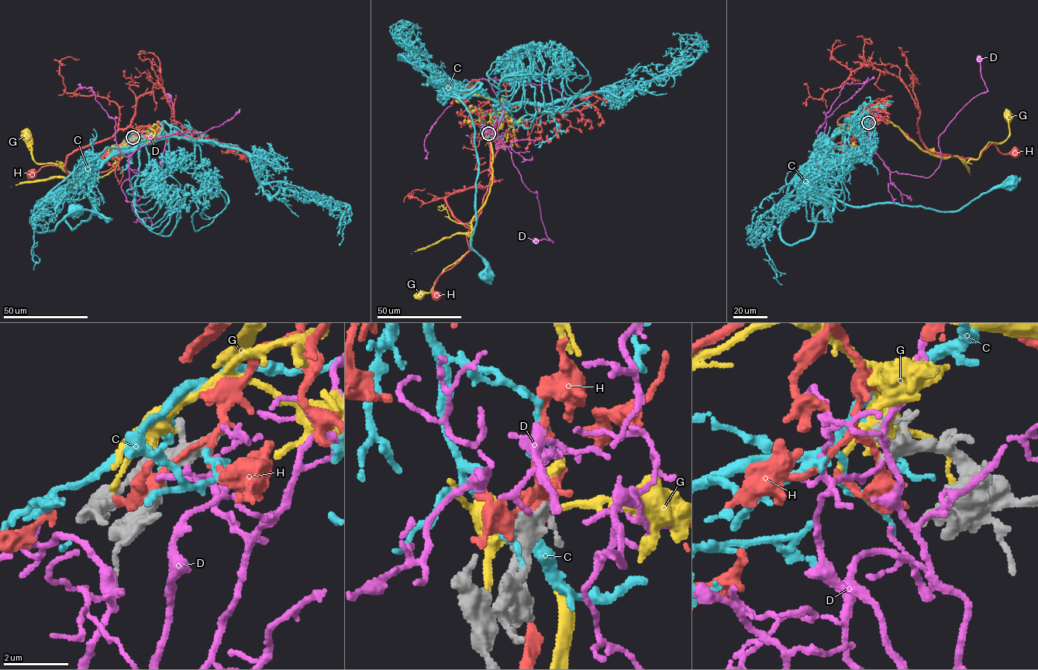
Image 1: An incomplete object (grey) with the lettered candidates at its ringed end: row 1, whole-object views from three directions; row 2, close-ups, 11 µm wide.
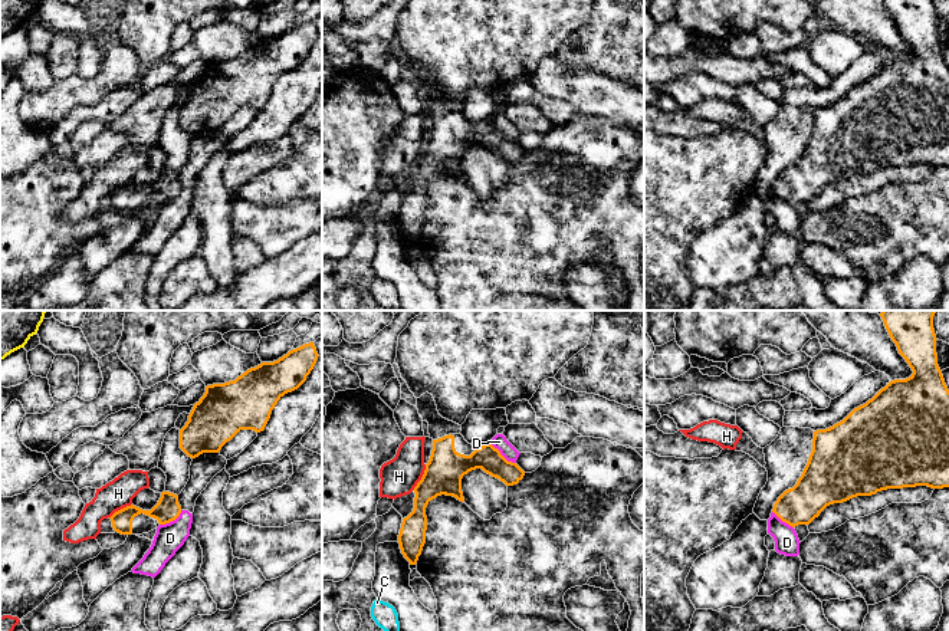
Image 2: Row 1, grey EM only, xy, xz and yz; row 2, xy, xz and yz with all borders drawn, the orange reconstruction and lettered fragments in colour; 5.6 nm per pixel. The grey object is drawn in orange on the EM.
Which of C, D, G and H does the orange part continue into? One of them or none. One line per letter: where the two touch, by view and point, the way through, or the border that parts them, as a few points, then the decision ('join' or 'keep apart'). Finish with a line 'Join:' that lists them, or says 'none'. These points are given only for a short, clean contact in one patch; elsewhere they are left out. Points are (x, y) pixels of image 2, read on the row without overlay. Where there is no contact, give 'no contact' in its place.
C: no contact | keep apart
D: xz (501, 132) | along xz (489, 121), (515, 141) | keep apart
G: no contact | keep apart
H: xz (422, 155) | along xz (426, 143), (422, 157), (413, 167) | keep apart
Join: none

